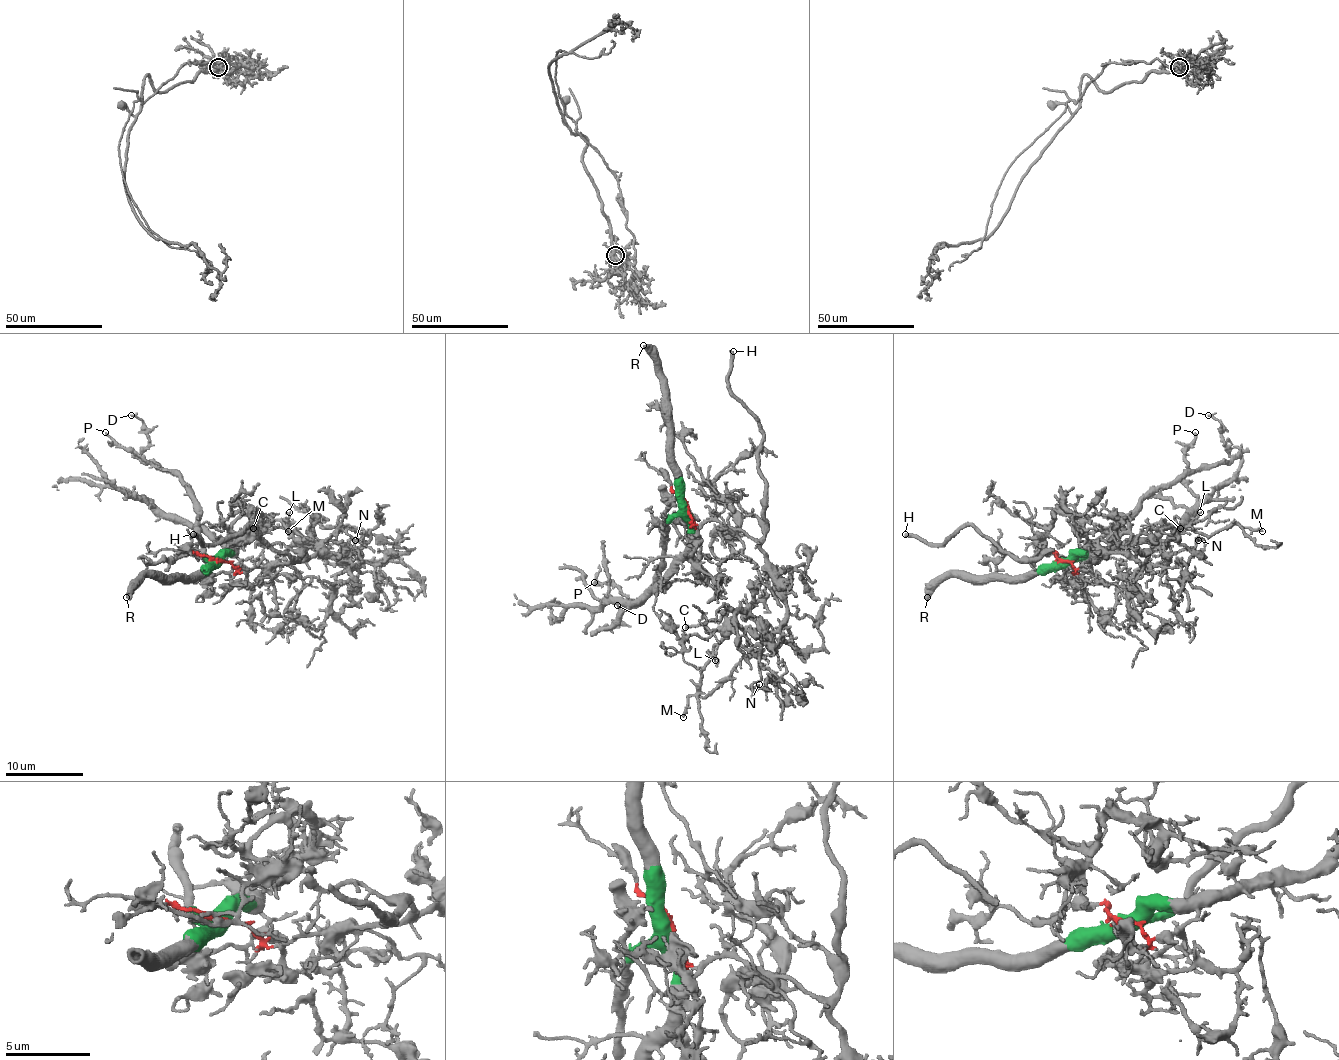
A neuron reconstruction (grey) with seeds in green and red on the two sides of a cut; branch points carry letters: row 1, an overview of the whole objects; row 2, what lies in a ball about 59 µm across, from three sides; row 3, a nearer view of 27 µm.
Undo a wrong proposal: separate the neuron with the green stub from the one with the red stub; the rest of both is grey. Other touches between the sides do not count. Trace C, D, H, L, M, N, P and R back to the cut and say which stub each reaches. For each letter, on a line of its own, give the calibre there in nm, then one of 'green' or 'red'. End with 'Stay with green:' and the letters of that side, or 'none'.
C: 200 nm thick; red
D: 100 nm thick; green
H: 380 nm thick; red
L: 130 nm thick; red
M: 240 nm thick; red
N: 160 nm thick; red
P: 170 nm thick; green
R: 480 nm thick; green
Stay with green: D, P, R

